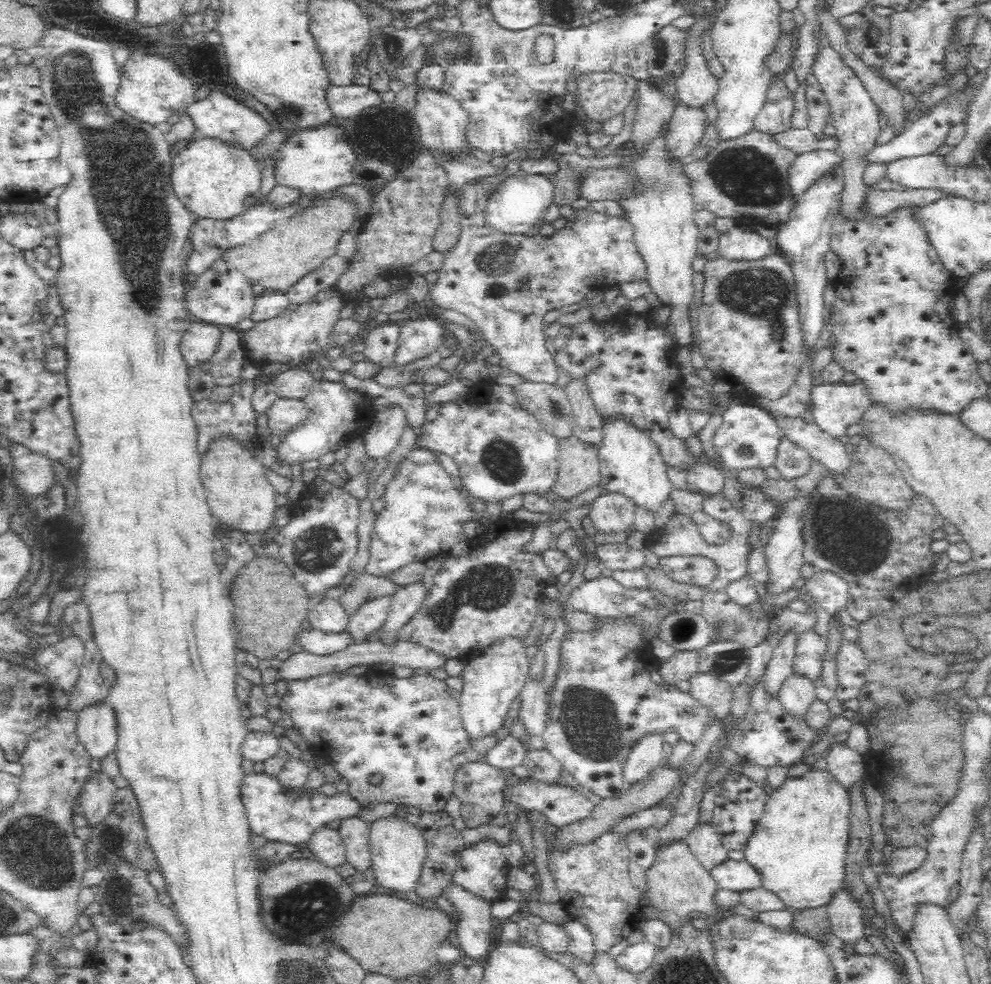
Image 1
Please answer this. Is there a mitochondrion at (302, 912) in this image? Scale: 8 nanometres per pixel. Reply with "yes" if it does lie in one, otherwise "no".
yes

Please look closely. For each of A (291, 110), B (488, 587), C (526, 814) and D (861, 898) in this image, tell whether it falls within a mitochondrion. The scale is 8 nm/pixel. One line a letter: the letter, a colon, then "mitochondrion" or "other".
A: mitochondrion
B: mitochondrion
C: other
D: other

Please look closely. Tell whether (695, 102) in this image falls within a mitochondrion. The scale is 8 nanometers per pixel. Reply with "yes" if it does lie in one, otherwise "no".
no

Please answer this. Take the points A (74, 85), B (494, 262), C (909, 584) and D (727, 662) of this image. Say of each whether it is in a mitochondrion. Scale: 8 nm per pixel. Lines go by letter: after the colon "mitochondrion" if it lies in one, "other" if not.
A: mitochondrion
B: mitochondrion
C: other
D: mitochondrion

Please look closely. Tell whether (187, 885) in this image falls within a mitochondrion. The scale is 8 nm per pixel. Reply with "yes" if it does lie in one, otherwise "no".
no

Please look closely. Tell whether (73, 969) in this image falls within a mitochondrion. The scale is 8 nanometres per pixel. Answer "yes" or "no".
no

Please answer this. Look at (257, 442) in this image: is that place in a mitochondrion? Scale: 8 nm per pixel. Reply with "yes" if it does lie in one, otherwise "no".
no

